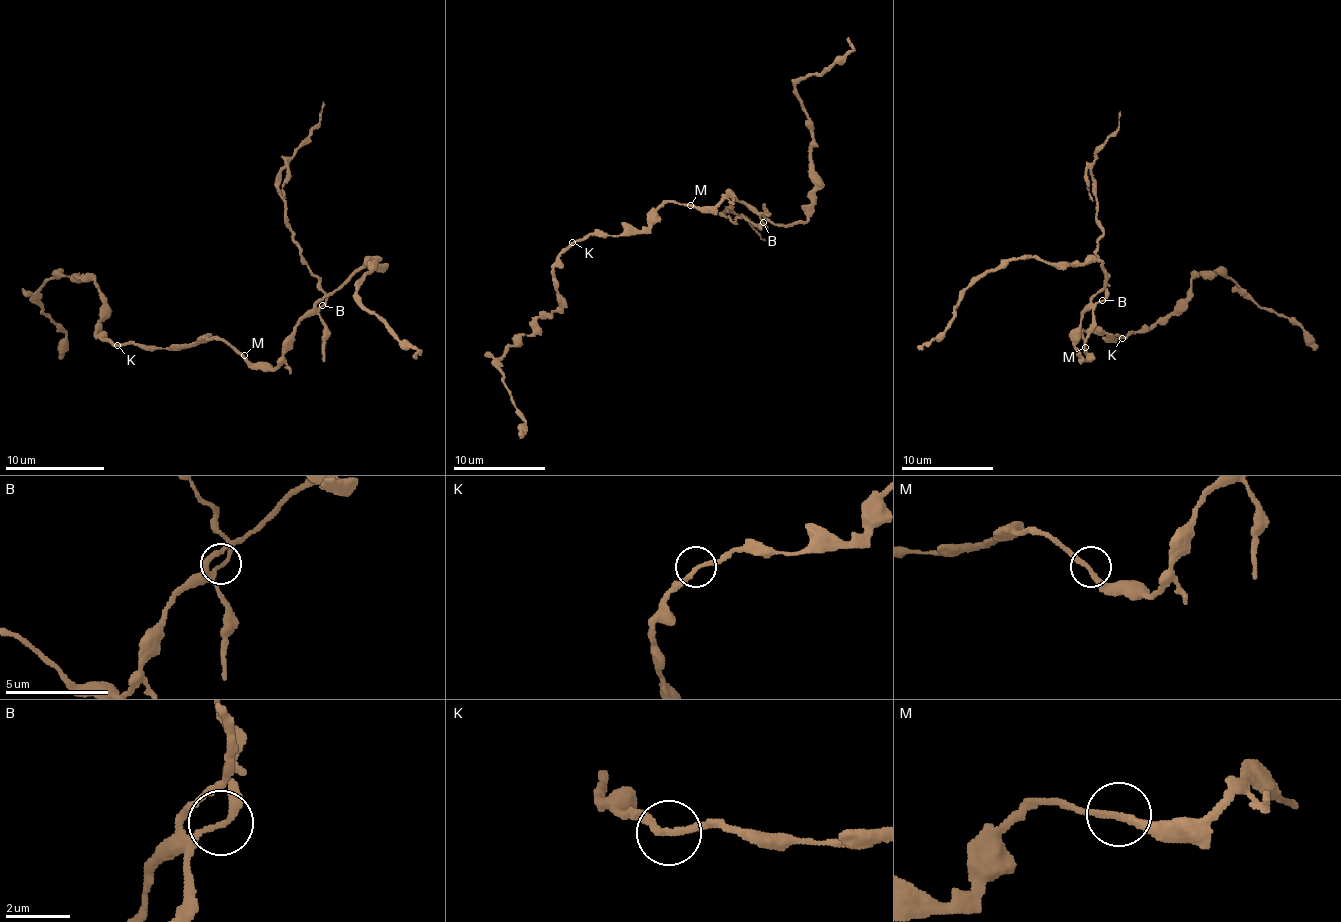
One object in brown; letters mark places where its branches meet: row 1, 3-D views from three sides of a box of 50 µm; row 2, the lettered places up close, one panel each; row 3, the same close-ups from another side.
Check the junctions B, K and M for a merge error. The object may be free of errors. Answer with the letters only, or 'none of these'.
B

